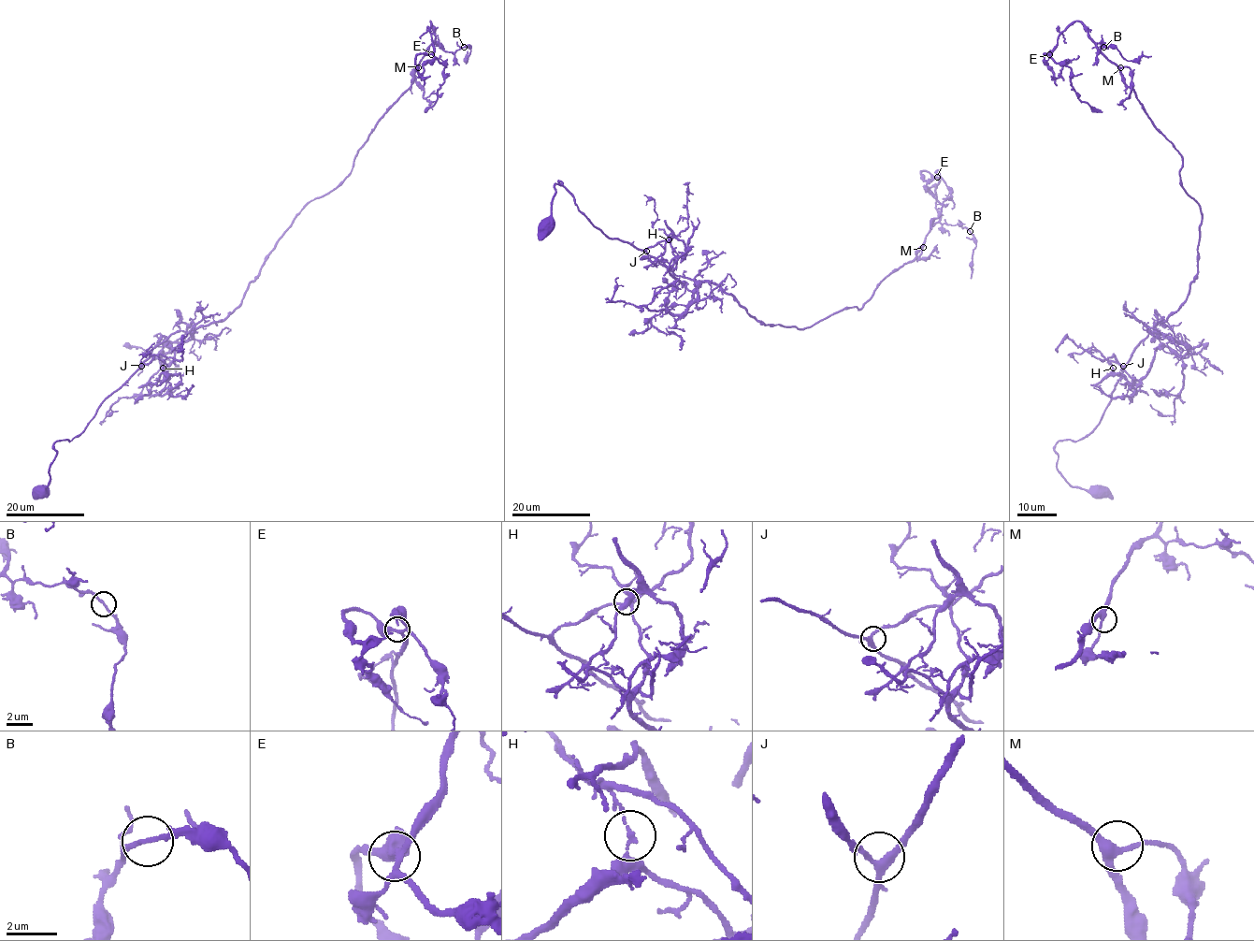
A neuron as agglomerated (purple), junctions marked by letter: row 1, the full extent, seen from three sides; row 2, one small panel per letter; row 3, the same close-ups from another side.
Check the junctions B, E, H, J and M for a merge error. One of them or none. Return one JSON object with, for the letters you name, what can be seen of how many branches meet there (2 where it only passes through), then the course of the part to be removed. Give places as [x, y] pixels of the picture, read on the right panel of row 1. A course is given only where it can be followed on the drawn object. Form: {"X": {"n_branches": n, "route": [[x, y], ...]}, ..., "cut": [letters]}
{"H": {"n_branches": 2, "route": [[1112, 369], [1110, 375], [1121, 373], [1130, 389], [1148, 395]]}, "cut": ["H"]}

